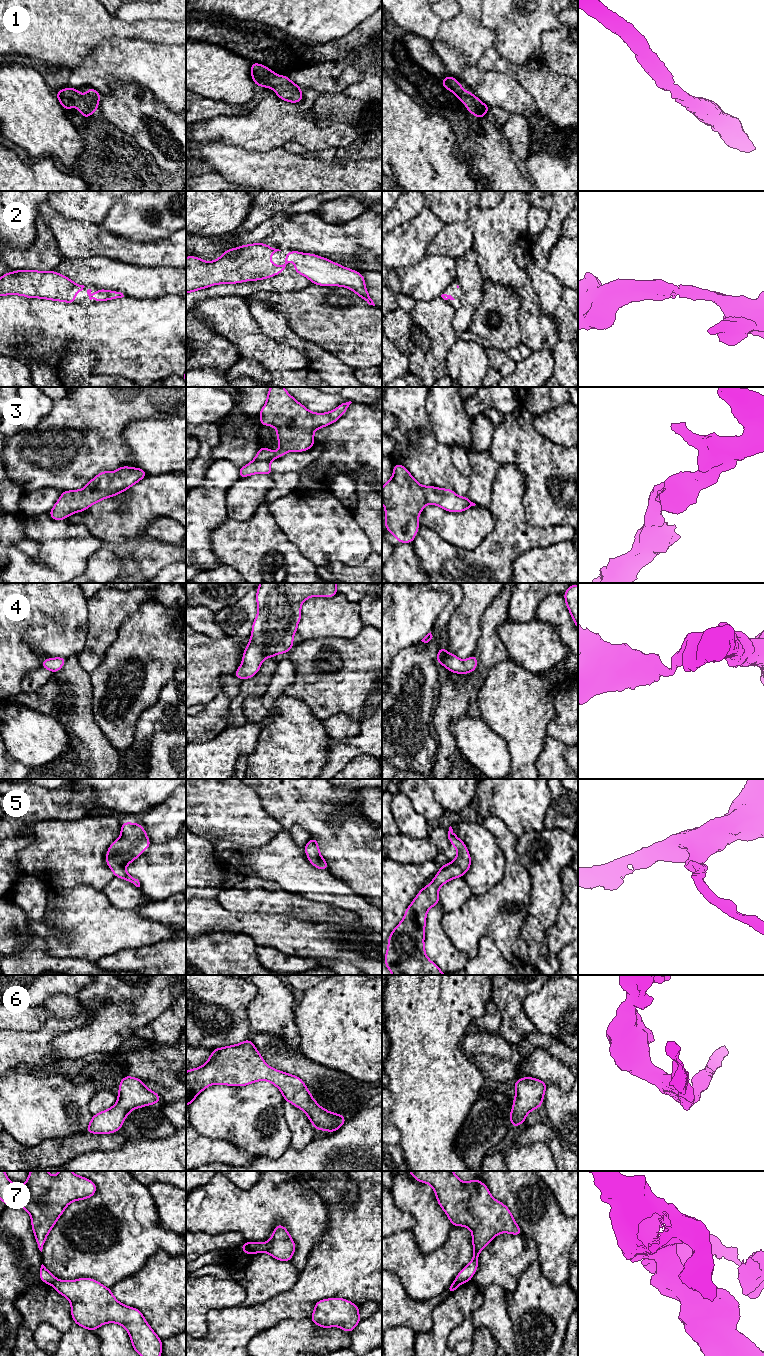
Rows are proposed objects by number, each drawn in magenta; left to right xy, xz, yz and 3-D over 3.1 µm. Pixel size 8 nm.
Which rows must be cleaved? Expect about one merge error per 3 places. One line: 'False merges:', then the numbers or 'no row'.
False merges: 7

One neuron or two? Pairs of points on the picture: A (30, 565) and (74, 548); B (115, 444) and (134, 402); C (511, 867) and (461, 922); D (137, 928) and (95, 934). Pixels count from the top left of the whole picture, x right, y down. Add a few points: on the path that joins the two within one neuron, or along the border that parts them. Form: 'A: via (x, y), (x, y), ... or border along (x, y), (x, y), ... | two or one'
A: via (41, 565), (54, 565), (63, 556) | one
B: via (115, 434), (115, 421), (124, 412) | one
C: via (509, 883), (477, 915) | one
D: via (127, 929), (105, 929) | one

